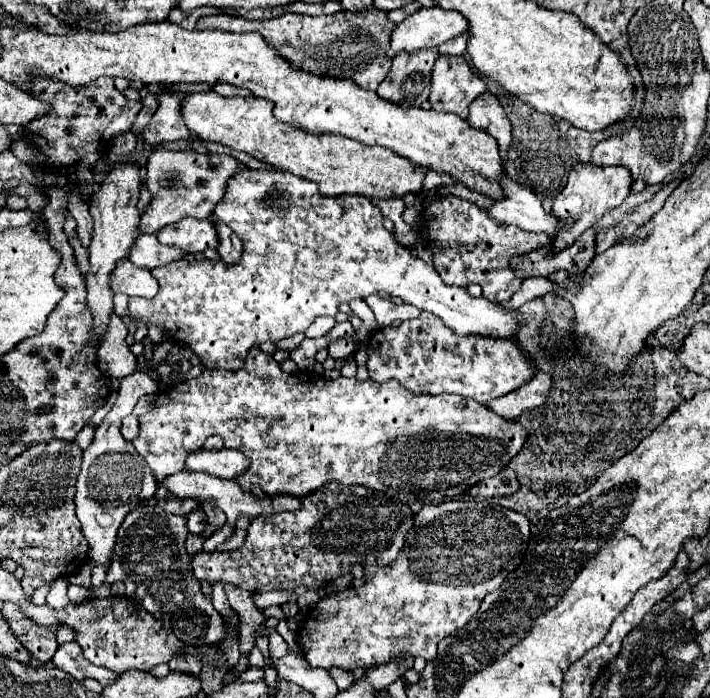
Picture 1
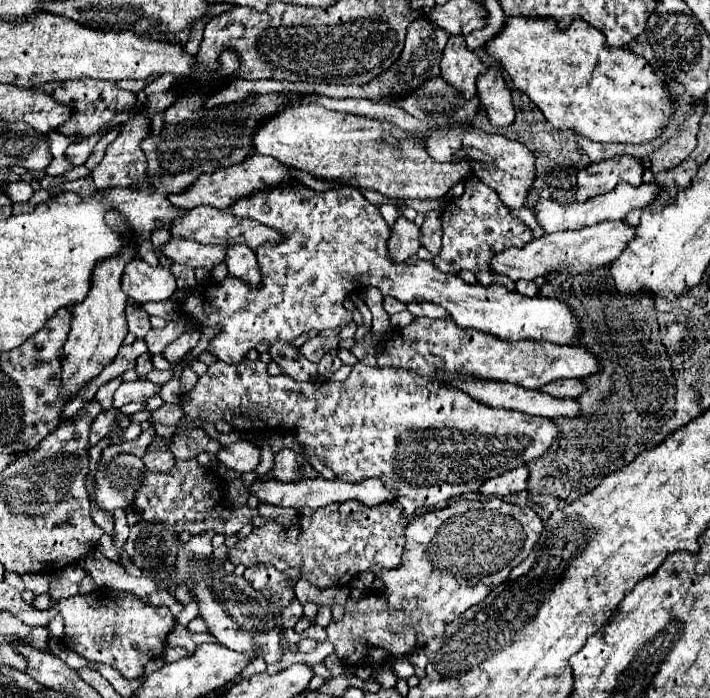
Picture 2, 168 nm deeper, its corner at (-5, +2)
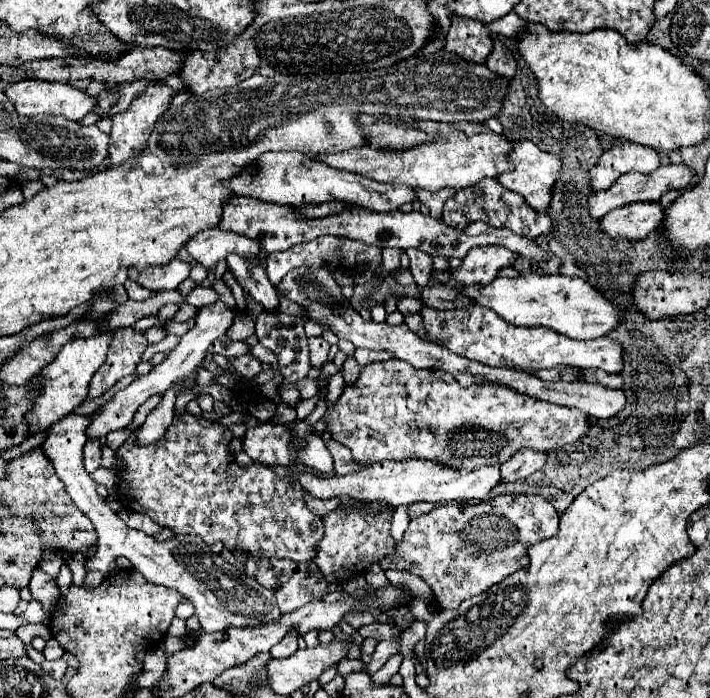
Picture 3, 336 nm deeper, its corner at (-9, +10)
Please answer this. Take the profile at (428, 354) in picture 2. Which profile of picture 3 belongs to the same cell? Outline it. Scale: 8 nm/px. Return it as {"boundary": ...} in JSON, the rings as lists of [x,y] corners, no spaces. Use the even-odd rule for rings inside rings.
{"boundary":[[[469,305],[451,311],[437,311],[431,307],[421,309],[425,339],[437,343],[451,353],[463,355],[467,359],[479,361],[491,367],[515,367],[523,371],[553,369],[559,365],[579,367],[579,369],[603,369],[607,373],[619,373],[623,369],[621,345],[609,337],[575,341],[553,329],[543,327],[515,327],[497,317],[491,309],[481,309],[479,305]]]}

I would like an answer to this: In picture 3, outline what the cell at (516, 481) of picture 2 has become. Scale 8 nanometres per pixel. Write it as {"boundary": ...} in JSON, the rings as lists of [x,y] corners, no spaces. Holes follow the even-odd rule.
{"boundary":[[[521,449],[521,453],[515,453],[515,457],[505,461],[499,467],[499,471],[503,481],[519,481],[539,471],[543,465],[545,465],[545,453],[537,453],[533,449]]]}

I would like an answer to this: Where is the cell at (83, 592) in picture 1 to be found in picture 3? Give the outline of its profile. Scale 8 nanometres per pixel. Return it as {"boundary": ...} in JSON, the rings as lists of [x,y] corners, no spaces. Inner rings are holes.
{"boundary":[[[49,551],[49,553],[45,553],[45,557],[41,557],[39,567],[41,567],[45,573],[51,573],[53,577],[57,577],[63,563],[65,563],[65,559],[63,559],[63,555],[61,555],[59,551]]]}

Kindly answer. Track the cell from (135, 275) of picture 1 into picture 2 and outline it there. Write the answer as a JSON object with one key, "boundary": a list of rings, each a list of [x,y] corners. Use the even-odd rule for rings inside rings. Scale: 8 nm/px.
{"boundary":[[[139,257],[127,263],[121,285],[127,297],[135,299],[137,303],[165,301],[177,289],[175,277],[169,267],[161,267],[161,265],[151,267]]]}

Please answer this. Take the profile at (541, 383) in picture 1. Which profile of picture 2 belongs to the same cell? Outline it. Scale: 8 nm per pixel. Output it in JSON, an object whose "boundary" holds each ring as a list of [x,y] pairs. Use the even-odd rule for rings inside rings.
{"boundary":[[[557,379],[549,385],[543,385],[541,391],[553,397],[579,397],[587,389],[583,379]]]}

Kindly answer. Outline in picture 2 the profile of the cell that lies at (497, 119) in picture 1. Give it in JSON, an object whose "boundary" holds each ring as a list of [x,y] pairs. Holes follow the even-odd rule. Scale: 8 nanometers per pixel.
{"boundary":[[[489,67],[485,75],[477,77],[477,93],[493,125],[503,127],[513,123],[515,111],[511,103],[511,89],[505,83],[501,71],[497,71],[495,67]]]}

